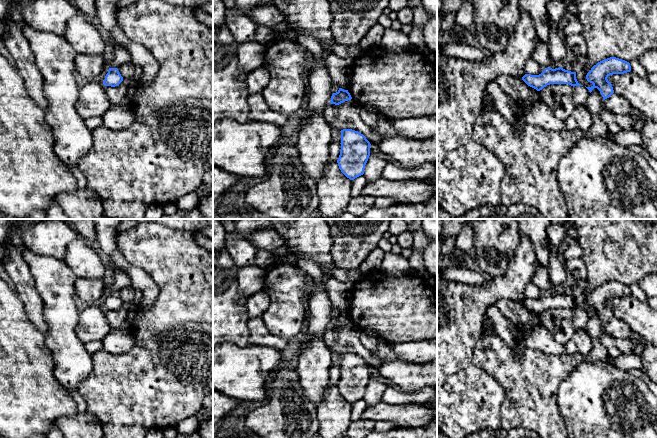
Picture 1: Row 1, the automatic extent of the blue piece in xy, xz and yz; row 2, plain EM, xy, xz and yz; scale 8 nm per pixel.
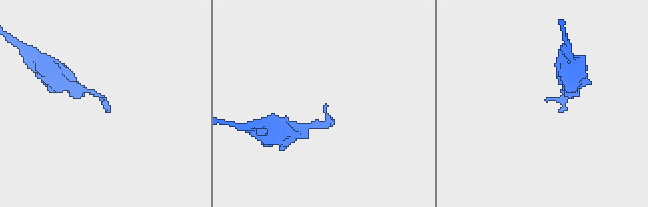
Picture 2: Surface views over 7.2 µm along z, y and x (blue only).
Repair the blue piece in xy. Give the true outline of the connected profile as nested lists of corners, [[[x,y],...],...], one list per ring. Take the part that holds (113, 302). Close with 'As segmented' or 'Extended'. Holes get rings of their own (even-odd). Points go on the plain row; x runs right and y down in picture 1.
[[[109,292],[108,297],[105,300],[103,308],[105,310],[115,311],[123,305],[123,301],[119,297],[117,292]]]. As segmented

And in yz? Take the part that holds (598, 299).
[[[616,281],[604,283],[594,289],[587,297],[586,303],[593,309],[586,312],[590,317],[594,312],[597,312],[600,315],[603,324],[605,324],[614,317],[612,308],[607,302],[613,298],[624,298],[630,295],[630,287],[625,284]]]. As segmented

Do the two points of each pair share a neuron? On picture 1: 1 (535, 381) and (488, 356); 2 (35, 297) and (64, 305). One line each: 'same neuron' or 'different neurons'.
1: same neuron
2: different neurons

